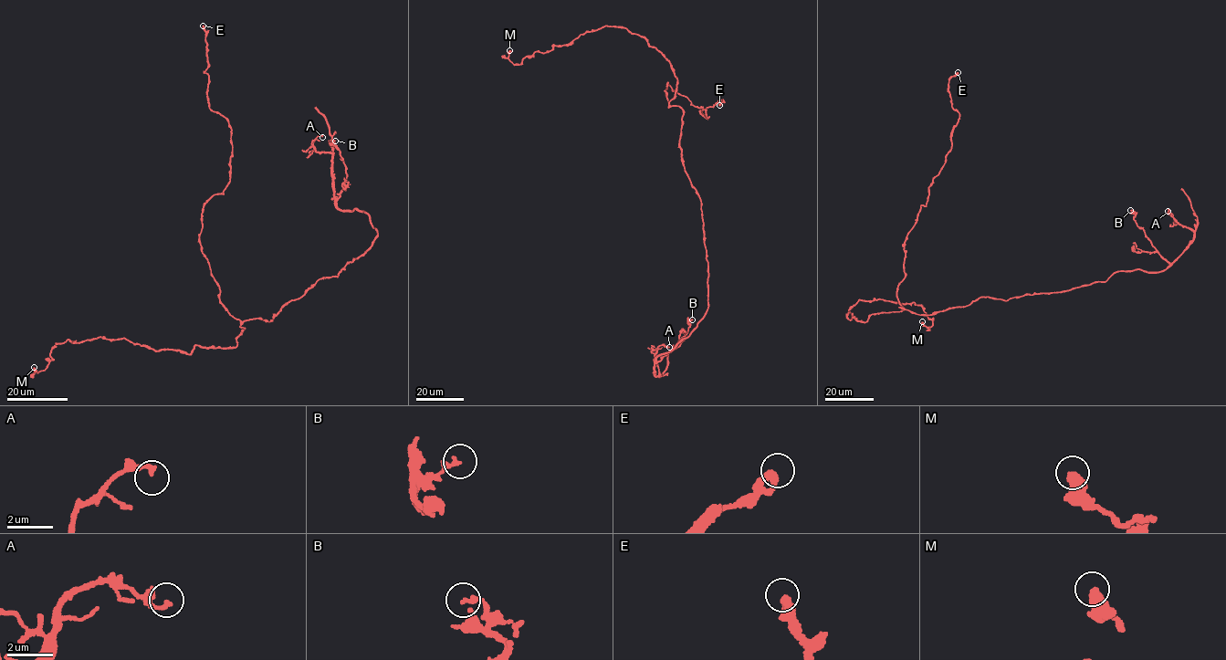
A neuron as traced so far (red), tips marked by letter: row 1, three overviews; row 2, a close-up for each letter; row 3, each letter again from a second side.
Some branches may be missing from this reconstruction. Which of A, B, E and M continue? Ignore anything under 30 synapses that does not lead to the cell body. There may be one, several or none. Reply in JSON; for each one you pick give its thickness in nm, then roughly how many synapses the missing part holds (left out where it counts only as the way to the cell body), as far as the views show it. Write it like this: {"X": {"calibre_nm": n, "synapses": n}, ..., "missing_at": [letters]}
{"missing_at": []}

